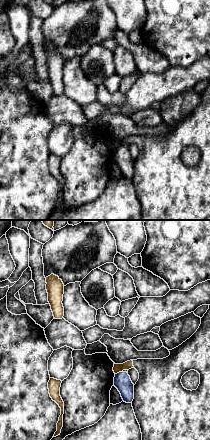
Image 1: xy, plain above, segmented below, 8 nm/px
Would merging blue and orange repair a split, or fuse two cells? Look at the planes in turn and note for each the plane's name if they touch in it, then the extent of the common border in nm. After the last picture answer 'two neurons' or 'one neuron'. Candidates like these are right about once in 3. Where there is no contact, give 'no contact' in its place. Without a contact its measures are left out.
contact in xy; length 70 nm

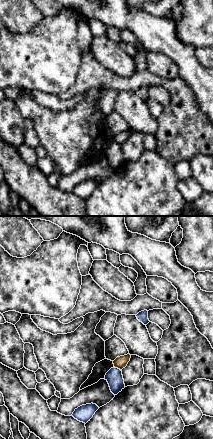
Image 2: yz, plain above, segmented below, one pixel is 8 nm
contact in yz; length 70 nm

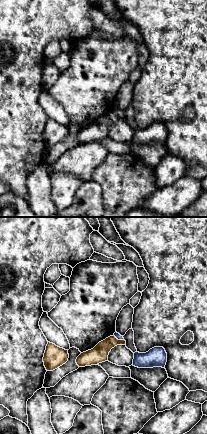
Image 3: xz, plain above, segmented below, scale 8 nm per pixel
contact in xz; length 90 nm

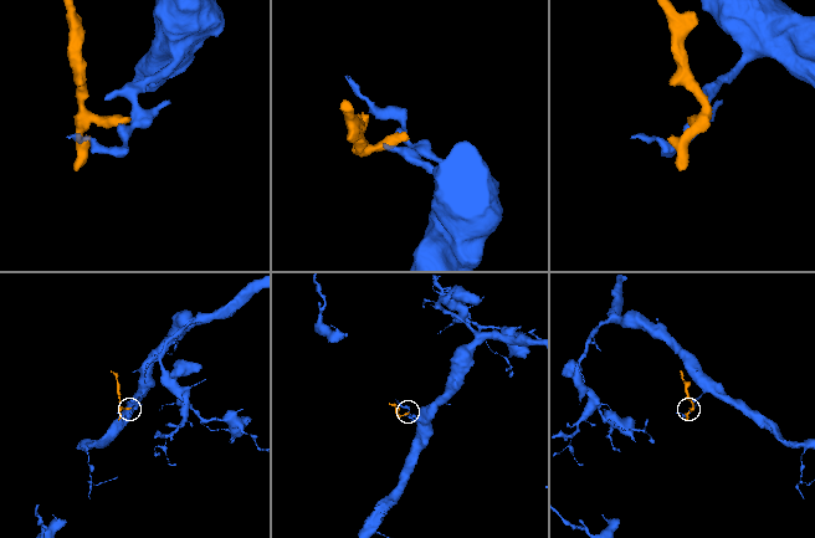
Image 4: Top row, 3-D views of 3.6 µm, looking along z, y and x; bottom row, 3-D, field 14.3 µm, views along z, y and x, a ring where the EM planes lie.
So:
two neurons

